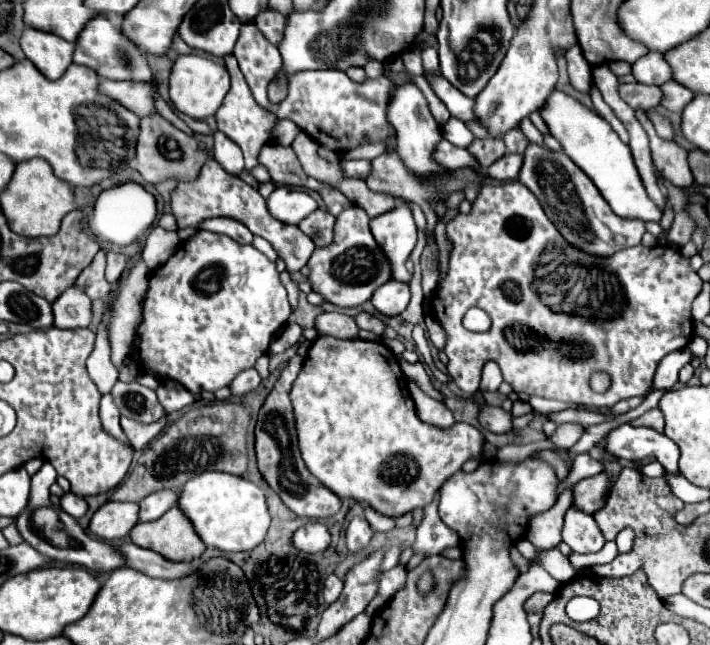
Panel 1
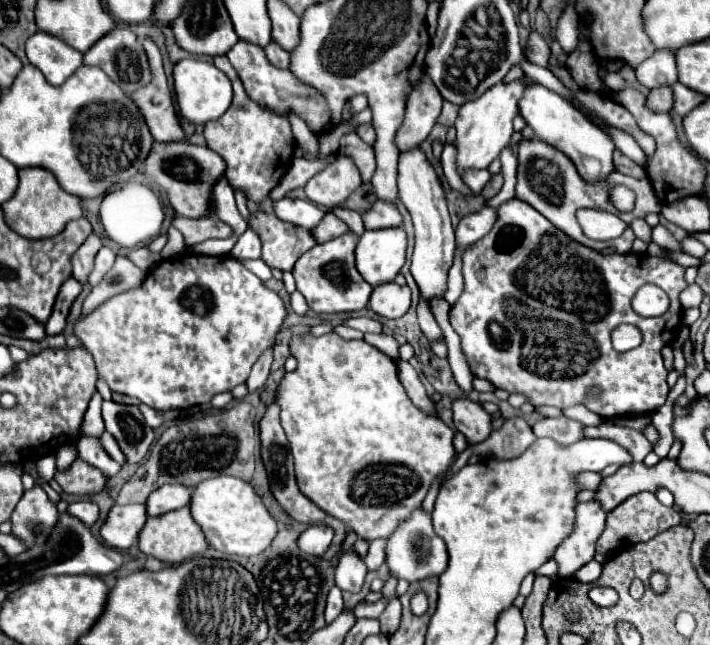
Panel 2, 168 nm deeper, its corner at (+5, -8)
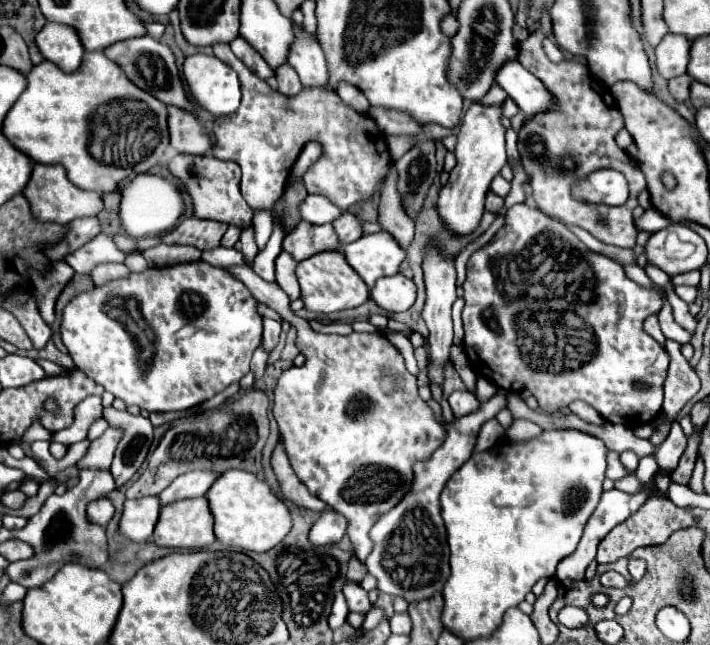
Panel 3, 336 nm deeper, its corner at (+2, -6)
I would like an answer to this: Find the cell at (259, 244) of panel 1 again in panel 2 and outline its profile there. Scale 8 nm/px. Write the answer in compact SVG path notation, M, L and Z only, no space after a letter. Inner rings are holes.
M248 228L236 242L236 246L232 248L232 256L234 258L250 258L250 260L256 260L260 258L260 238L258 234Z

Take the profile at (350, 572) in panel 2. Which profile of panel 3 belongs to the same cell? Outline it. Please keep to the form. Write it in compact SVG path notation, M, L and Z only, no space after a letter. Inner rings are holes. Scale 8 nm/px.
M345 582L343 584L343 594L347 598L347 604L349 604L351 612L367 612L371 608L367 592L357 582Z

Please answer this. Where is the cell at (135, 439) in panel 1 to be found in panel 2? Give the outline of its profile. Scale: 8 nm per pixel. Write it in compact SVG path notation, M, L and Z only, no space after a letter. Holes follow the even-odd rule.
M104 432L102 436L100 436L100 444L102 444L102 448L104 448L104 452L112 458L112 460L116 460L118 464L124 464L124 454L120 452L120 448L116 446L116 440L108 434L108 432Z

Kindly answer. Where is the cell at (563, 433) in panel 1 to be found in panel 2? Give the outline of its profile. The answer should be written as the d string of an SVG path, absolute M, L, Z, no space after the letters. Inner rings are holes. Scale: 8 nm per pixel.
M602 422L600 426L594 428L586 428L586 438L610 438L620 442L620 446L624 446L624 450L632 452L632 460L634 462L642 462L644 456L652 450L652 444L644 438L642 432L632 430L628 426L618 426L612 422Z

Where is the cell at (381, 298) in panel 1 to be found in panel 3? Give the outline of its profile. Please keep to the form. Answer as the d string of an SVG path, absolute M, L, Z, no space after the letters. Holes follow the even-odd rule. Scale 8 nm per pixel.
M401 274L387 276L377 280L375 288L371 290L371 300L375 300L375 304L387 312L409 310L415 302L415 284Z

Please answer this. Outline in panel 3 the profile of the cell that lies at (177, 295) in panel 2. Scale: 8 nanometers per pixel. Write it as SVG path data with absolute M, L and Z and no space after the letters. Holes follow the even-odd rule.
M205 260L147 268L141 274L111 280L101 288L93 288L73 298L63 310L61 338L75 366L115 398L121 398L127 406L139 406L147 412L187 410L223 392L249 372L253 350L261 344L263 334L263 316L257 312L257 304L259 302L251 296L241 280L237 280L229 270L211 266ZM131 300L135 302L147 326L155 332L155 354L149 364L139 364L137 340L119 320L119 312Z

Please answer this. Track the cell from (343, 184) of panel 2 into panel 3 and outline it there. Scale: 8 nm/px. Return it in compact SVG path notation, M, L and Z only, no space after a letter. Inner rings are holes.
M213 44L213 52L219 60L229 64L237 72L243 98L241 98L241 106L235 114L221 116L215 120L213 132L215 132L217 144L213 144L211 154L221 158L221 160L233 160L241 166L241 172L243 172L241 194L251 208L255 208L255 210L273 208L273 204L279 198L277 194L281 194L281 190L287 184L291 166L295 164L303 146L311 140L317 140L323 144L323 154L311 166L311 172L305 174L305 188L309 194L321 194L321 196L329 198L333 204L337 204L341 210L347 210L355 202L371 198L371 194L375 190L379 190L379 180L383 180L383 176L387 174L387 168L391 164L391 156L387 152L385 138L383 138L381 130L377 128L377 124L369 116L357 114L355 110L347 108L335 92L325 92L325 90L315 88L315 90L305 90L299 96L285 96L277 90L271 90L271 86L267 82L259 80L253 72L247 70L247 66L243 62L237 60L237 56L231 52L229 44Z

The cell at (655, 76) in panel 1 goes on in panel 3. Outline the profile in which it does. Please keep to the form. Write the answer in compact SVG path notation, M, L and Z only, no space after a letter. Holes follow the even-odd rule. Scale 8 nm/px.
M667 34L659 42L659 46L655 48L655 56L657 56L655 66L665 80L685 74L689 62L689 46L691 42L685 36L677 36L677 34Z

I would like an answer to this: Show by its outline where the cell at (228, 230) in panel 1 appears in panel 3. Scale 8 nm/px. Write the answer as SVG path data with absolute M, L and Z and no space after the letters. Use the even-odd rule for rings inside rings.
M185 218L181 224L177 224L173 230L169 230L163 236L165 244L191 244L199 250L209 250L219 246L219 240L223 238L227 230L227 224L215 222L215 220L201 220L201 218Z

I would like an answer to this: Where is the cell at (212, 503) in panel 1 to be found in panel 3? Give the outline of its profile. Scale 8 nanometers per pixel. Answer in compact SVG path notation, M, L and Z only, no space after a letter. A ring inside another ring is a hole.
M245 470L223 472L205 494L215 520L217 540L235 552L267 552L275 548L291 530L291 516L265 480Z

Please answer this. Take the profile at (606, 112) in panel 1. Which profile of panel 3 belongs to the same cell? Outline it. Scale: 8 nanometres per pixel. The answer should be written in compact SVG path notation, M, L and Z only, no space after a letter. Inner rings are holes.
M545 38L545 40L543 41L543 48L551 61L558 63L564 59L561 50L552 38Z

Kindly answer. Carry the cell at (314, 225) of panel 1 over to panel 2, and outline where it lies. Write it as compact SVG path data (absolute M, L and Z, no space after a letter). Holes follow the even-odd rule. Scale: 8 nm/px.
M328 212L326 218L314 228L314 236L316 236L318 242L328 242L328 240L338 238L340 234L346 234L346 232L350 232L350 228L346 226L346 222L342 222L332 212Z

